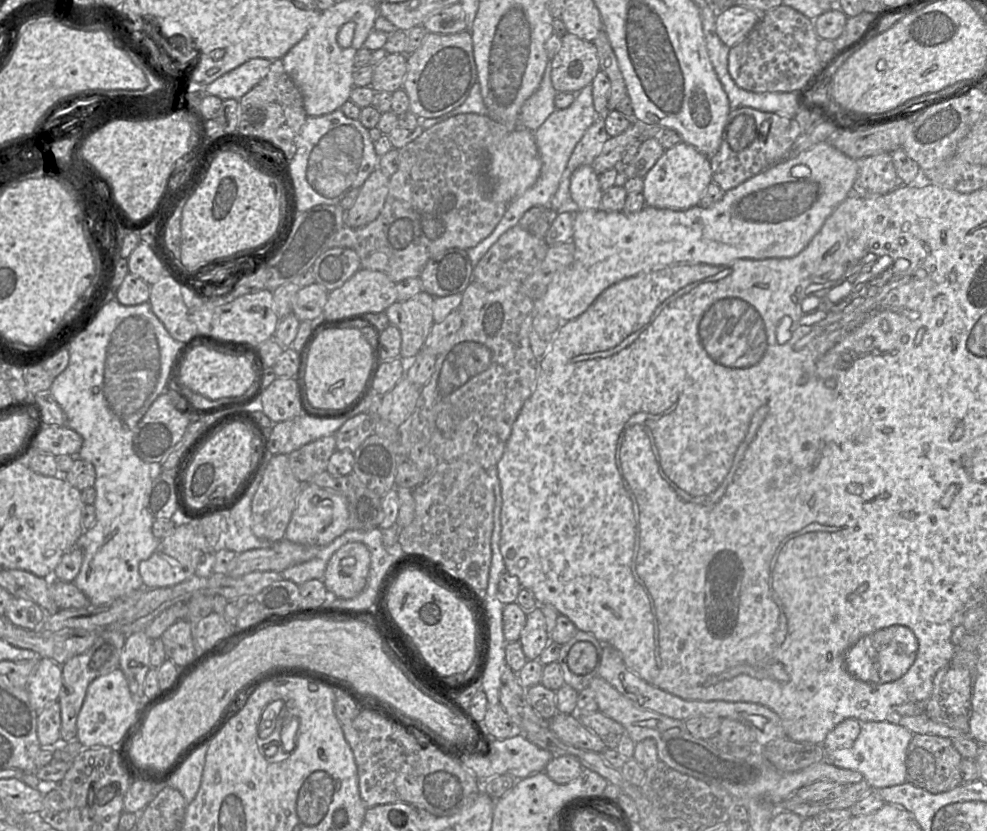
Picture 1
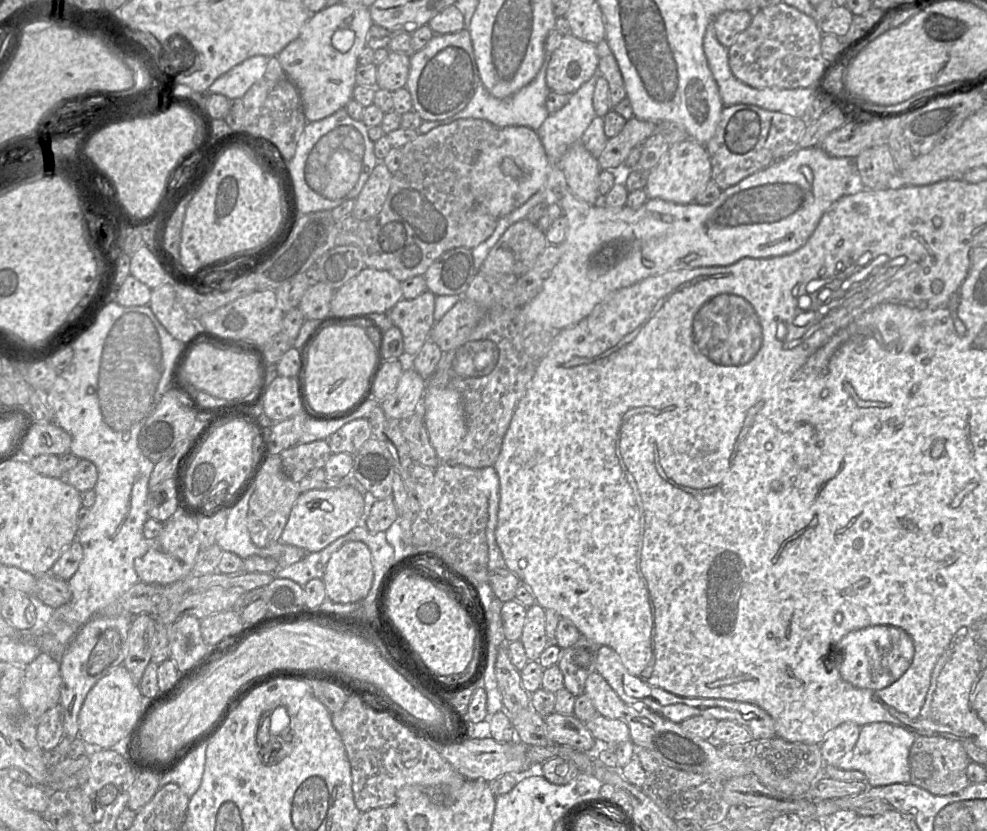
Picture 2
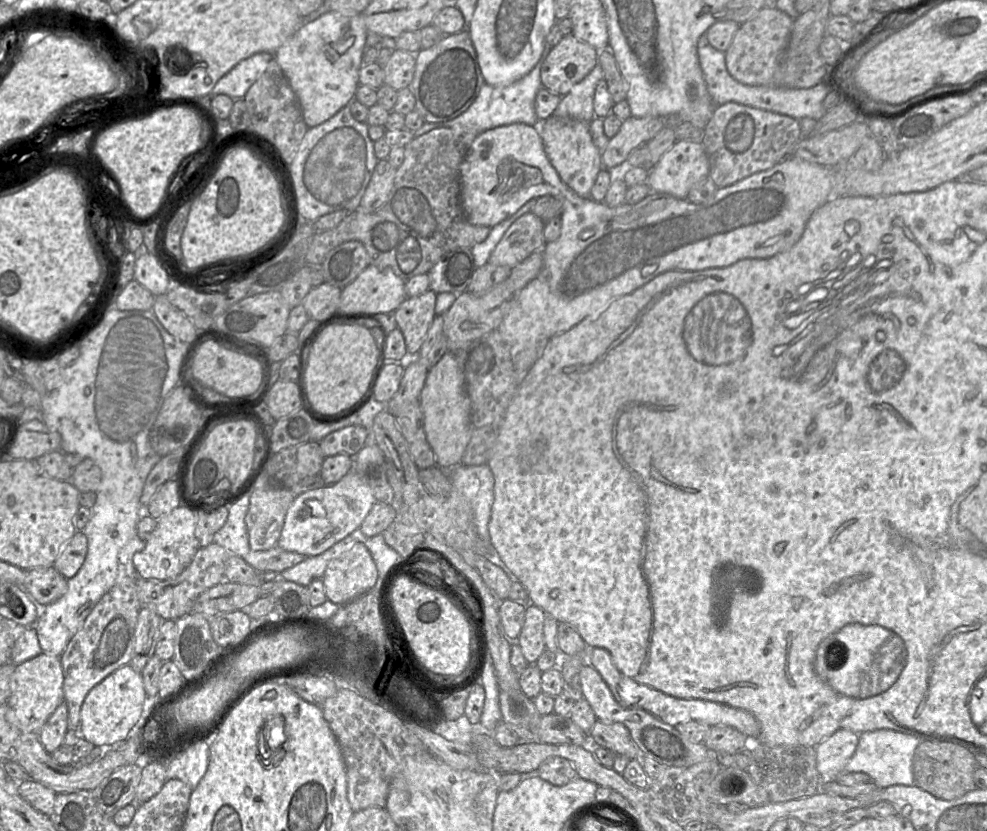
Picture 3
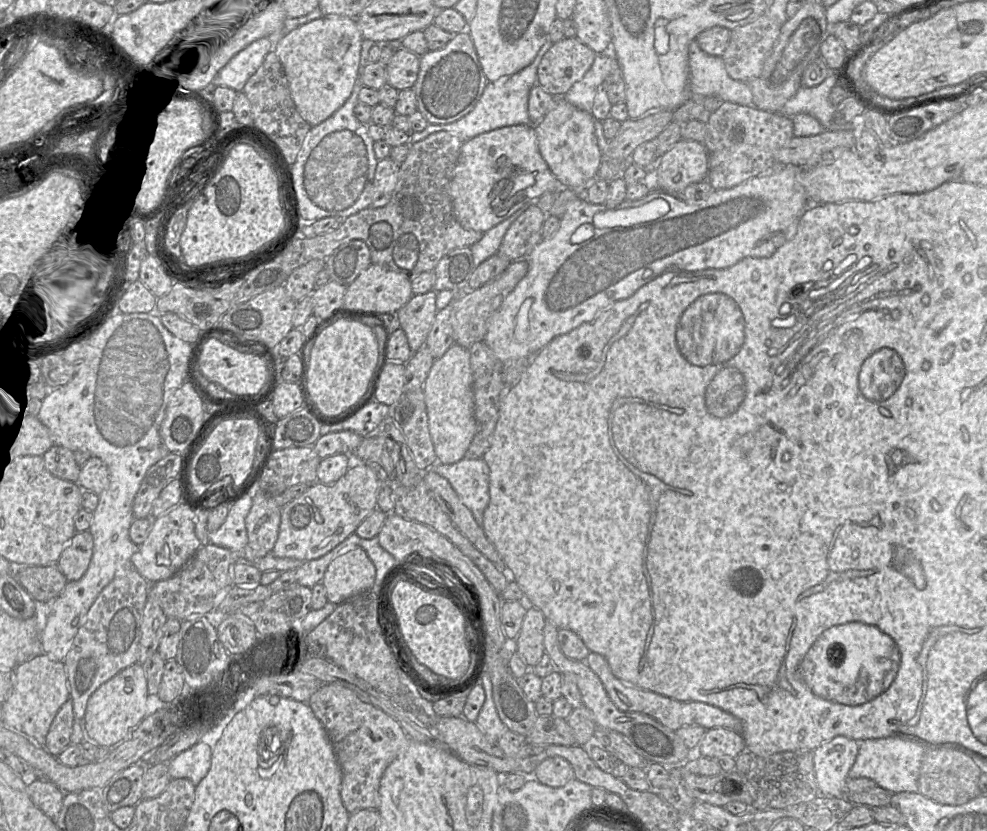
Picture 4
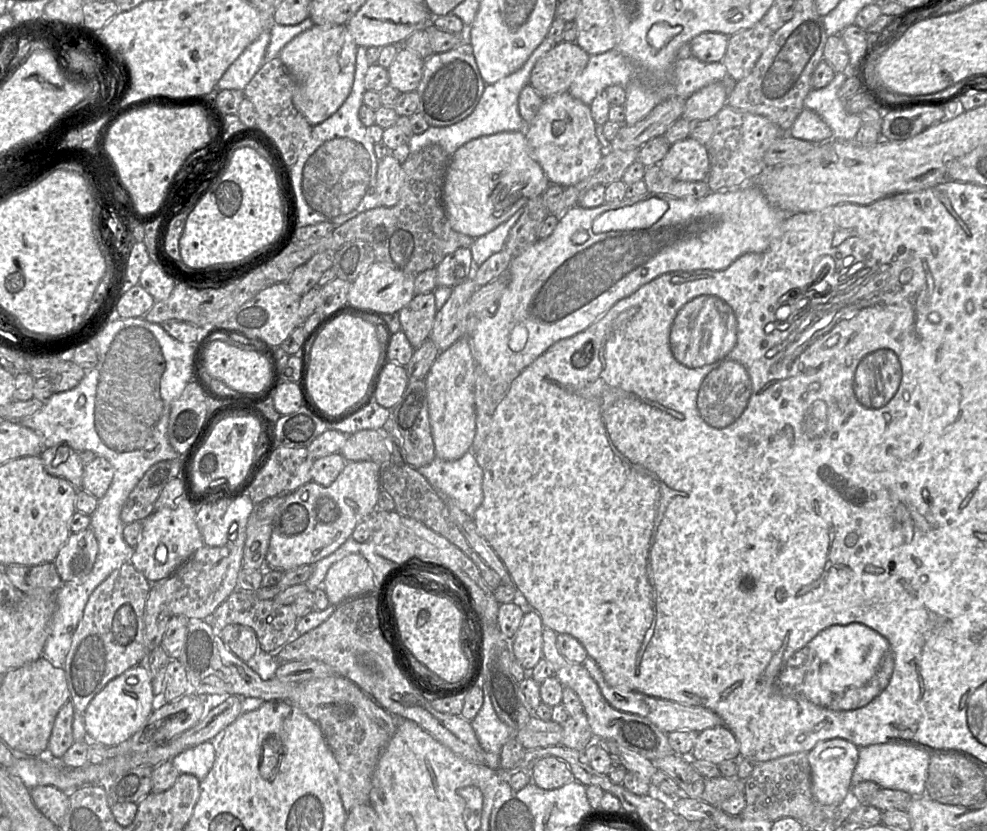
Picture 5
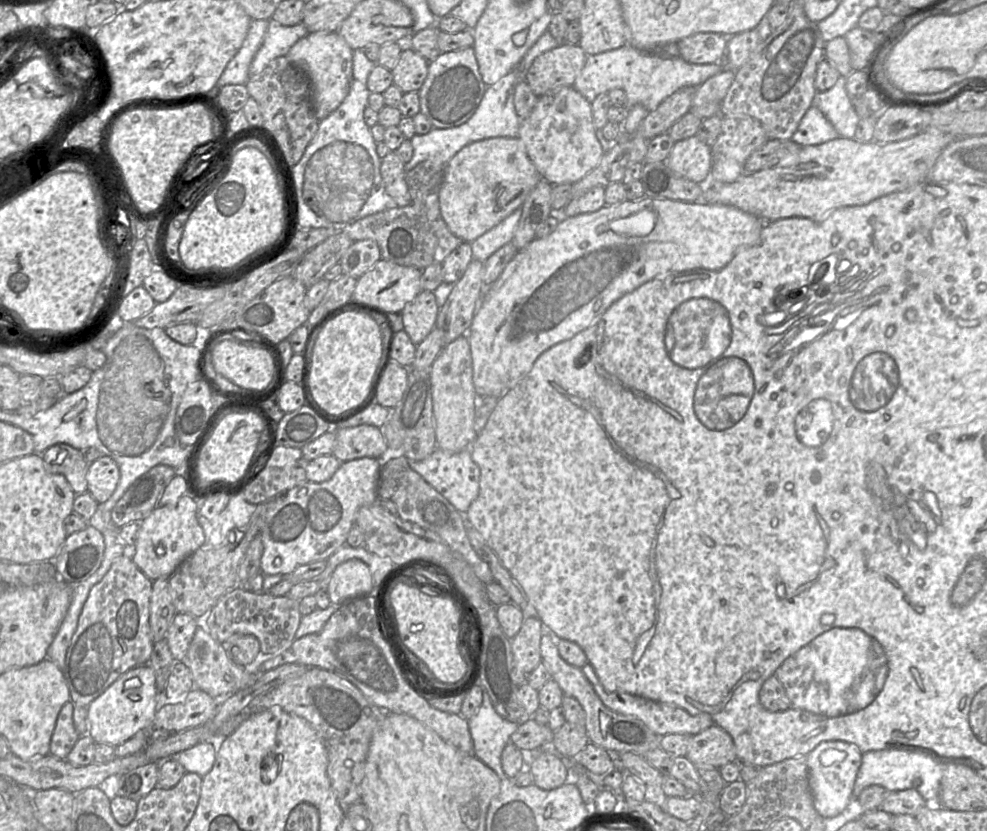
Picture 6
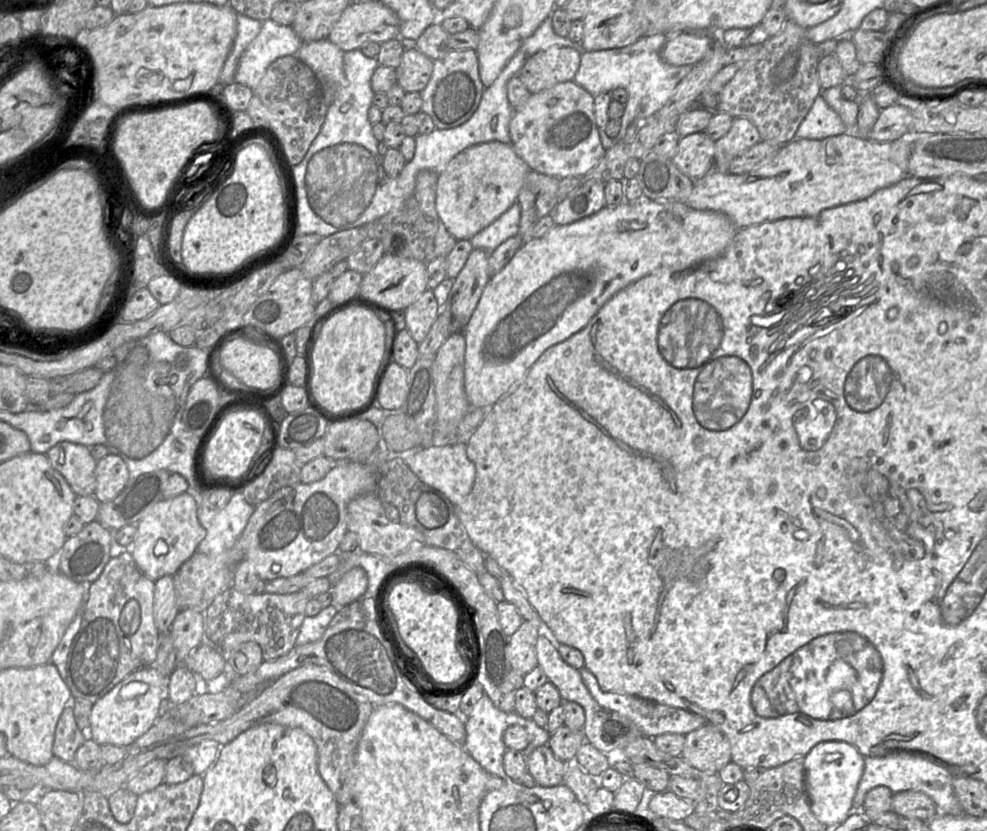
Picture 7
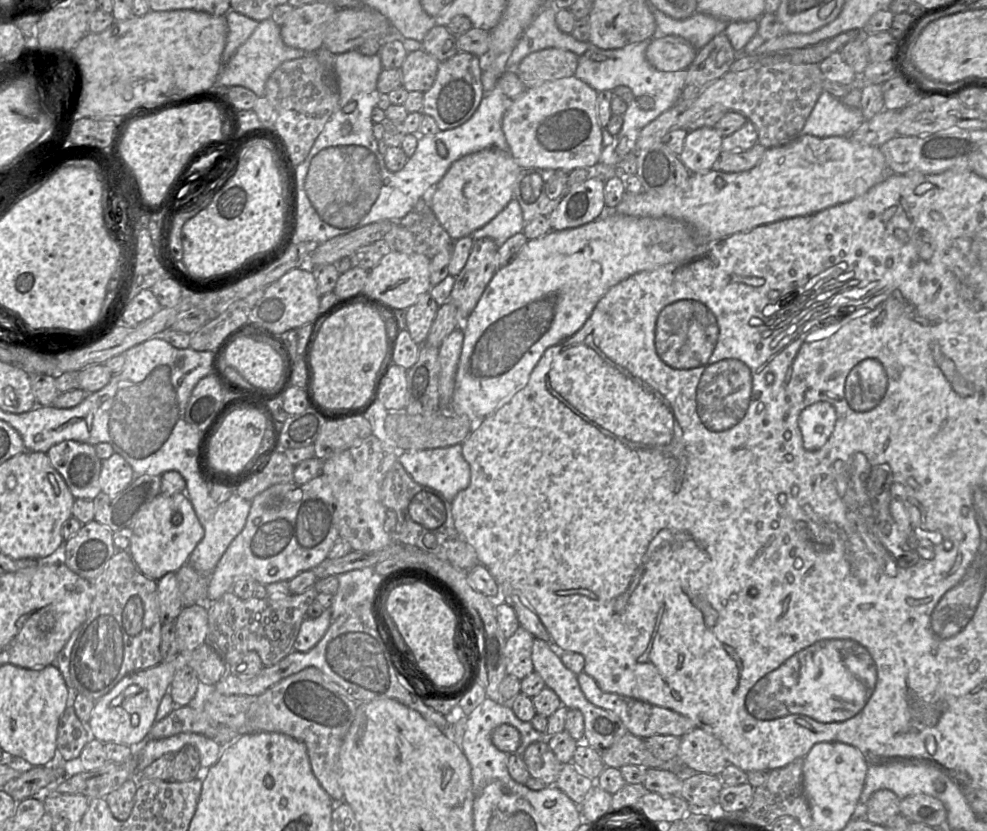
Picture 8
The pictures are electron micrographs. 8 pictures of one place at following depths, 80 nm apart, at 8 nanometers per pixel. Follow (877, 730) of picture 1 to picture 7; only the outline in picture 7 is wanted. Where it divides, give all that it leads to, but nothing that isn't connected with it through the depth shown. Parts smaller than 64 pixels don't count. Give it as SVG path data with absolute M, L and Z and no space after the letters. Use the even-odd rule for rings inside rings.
M896 751L883 757L865 757L864 771L853 798L853 809L861 811L865 795L873 788L885 786L895 794L902 791L920 791L929 796L940 813L961 815L962 808L954 794L952 775L928 757L912 756L906 751Z

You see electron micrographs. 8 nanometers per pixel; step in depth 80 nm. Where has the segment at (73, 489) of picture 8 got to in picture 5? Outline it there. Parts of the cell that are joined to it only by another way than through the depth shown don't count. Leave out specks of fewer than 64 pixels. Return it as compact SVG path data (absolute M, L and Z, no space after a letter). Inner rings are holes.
M66 444L45 448L40 455L47 473L70 482L81 489L84 467L78 452Z

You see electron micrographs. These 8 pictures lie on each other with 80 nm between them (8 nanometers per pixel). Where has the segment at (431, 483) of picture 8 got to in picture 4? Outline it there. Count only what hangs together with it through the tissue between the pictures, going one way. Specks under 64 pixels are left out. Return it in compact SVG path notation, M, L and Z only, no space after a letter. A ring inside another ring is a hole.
M464 457L453 464L437 462L429 470L448 480L476 523L482 527L483 514L489 503L489 467L484 459Z

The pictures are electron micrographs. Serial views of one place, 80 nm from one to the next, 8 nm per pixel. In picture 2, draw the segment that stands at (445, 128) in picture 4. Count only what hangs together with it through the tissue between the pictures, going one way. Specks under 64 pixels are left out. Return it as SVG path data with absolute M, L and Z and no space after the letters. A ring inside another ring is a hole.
M545 51L543 64L535 78L528 85L522 87L512 96L504 99L496 98L492 96L487 91L482 82L480 82L473 97L463 110L443 120L422 121L416 131L419 134L425 134L436 127L450 124L453 121L459 119L467 118L486 120L499 128L503 128L506 126L526 126L533 129L534 131L537 131L544 122L544 120L550 114L547 111L545 105L547 96L550 92L550 89L547 86L546 82L546 70L550 60L549 56L550 54L548 54L548 52Z

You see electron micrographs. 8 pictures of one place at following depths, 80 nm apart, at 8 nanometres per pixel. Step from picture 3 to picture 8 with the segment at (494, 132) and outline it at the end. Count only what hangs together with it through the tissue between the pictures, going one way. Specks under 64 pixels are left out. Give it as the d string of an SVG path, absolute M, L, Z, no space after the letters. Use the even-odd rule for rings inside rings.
M497 148L466 155L455 161L430 192L430 206L452 240L471 236L497 216L514 198L514 184L521 168L513 157Z

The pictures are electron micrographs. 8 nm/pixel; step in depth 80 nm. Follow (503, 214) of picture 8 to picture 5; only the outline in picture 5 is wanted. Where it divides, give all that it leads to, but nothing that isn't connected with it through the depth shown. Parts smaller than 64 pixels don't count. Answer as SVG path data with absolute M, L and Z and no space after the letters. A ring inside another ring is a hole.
M524 207L517 210L507 221L501 223L492 231L474 239L469 248L471 249L475 267L479 267L490 256L504 249L511 228L516 224L523 212Z

